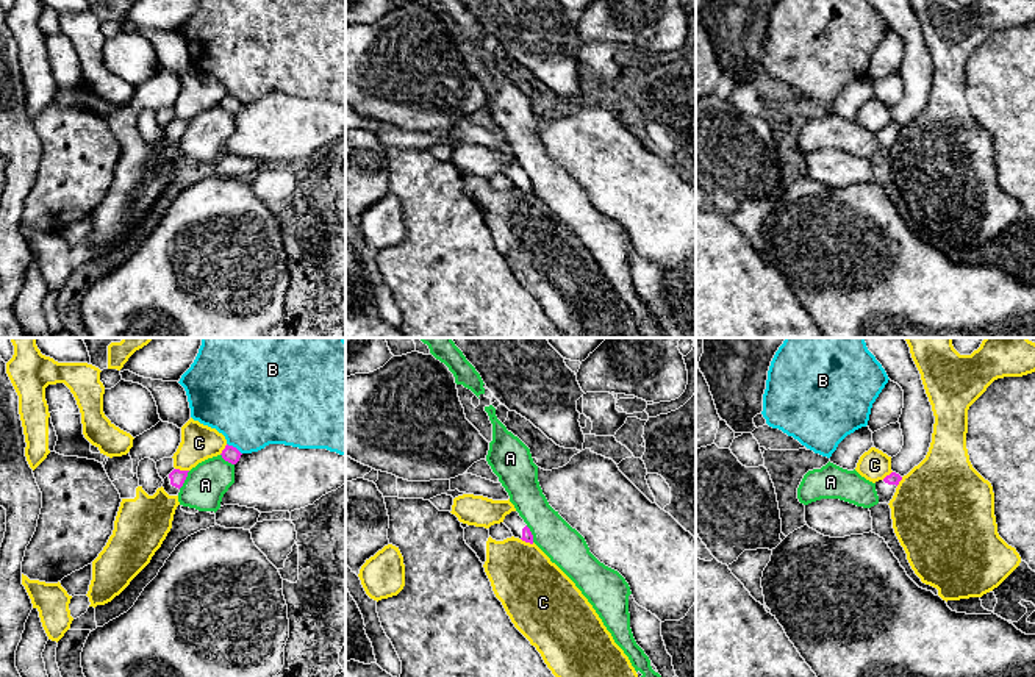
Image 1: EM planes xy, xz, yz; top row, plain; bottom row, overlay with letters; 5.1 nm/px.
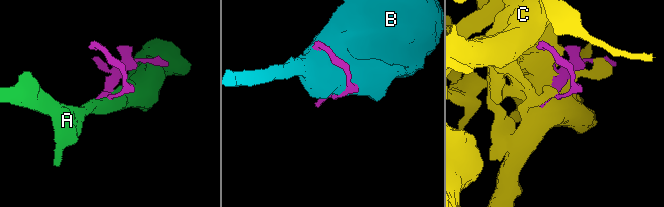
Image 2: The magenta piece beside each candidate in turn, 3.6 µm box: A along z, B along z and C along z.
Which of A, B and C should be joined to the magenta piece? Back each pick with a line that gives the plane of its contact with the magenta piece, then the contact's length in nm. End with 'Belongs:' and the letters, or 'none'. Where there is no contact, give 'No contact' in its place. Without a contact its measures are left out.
Belongs: none

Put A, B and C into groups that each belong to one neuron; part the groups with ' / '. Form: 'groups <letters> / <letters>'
groups A / B / C

